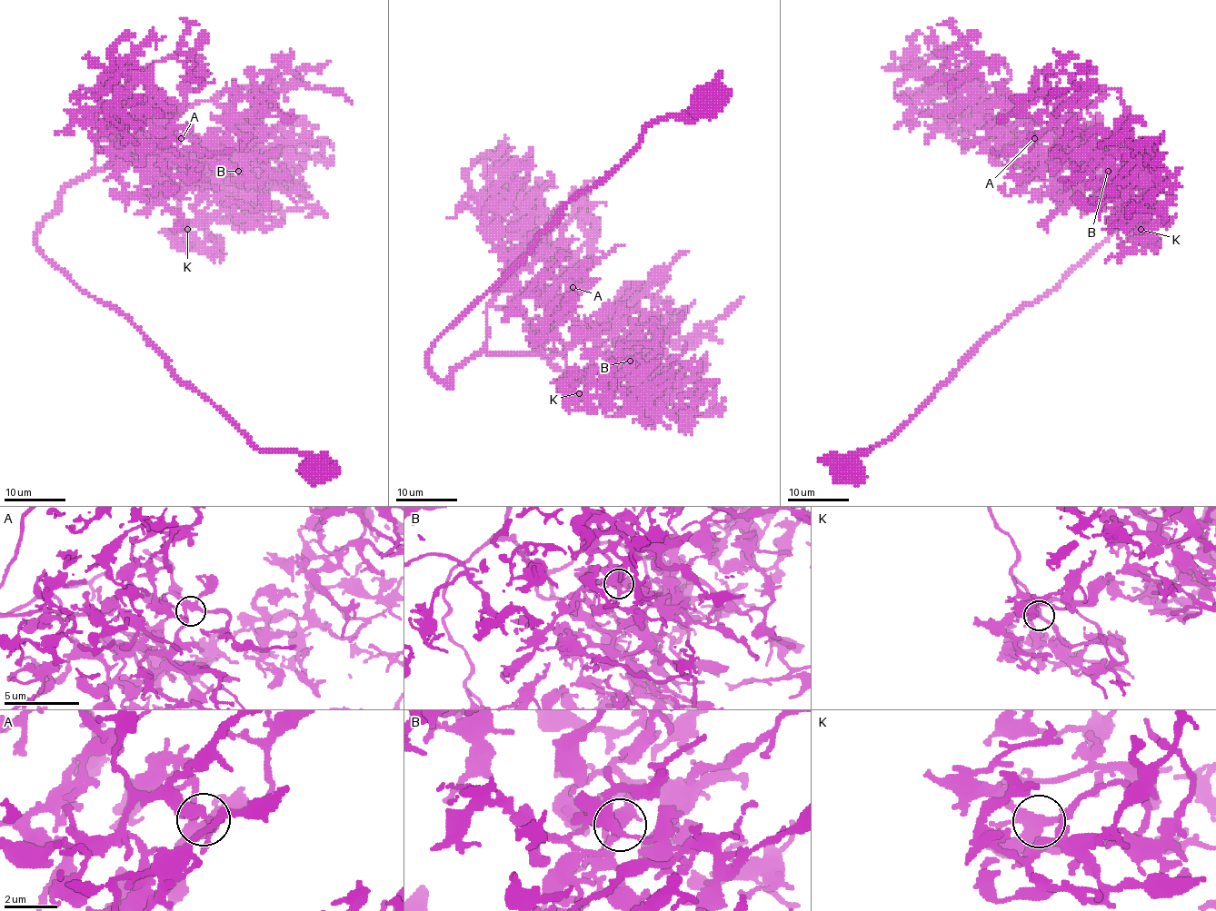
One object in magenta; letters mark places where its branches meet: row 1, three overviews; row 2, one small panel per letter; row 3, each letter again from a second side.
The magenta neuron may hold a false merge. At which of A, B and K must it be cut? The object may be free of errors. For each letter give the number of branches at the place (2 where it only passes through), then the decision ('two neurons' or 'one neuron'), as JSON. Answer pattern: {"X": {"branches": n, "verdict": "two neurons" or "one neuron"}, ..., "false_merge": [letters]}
{"A": {"branches": 4, "verdict": "one neuron"}, "B": {"branches": 5, "verdict": "one neuron"}, "K": {"branches": 4, "verdict": "one neuron"}, "false_merge": []}

